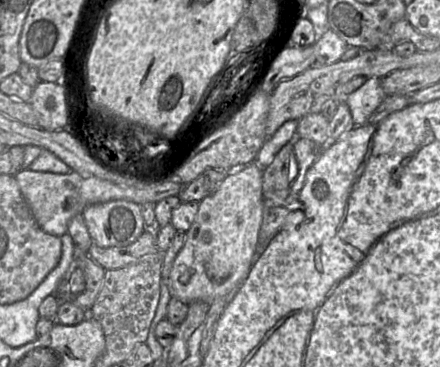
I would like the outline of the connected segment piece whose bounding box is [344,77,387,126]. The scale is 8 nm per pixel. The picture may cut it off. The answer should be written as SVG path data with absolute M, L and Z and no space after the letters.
M369 77L358 89L348 96L344 96L354 125L365 125L371 114L386 97L381 86L381 78L378 77Z

